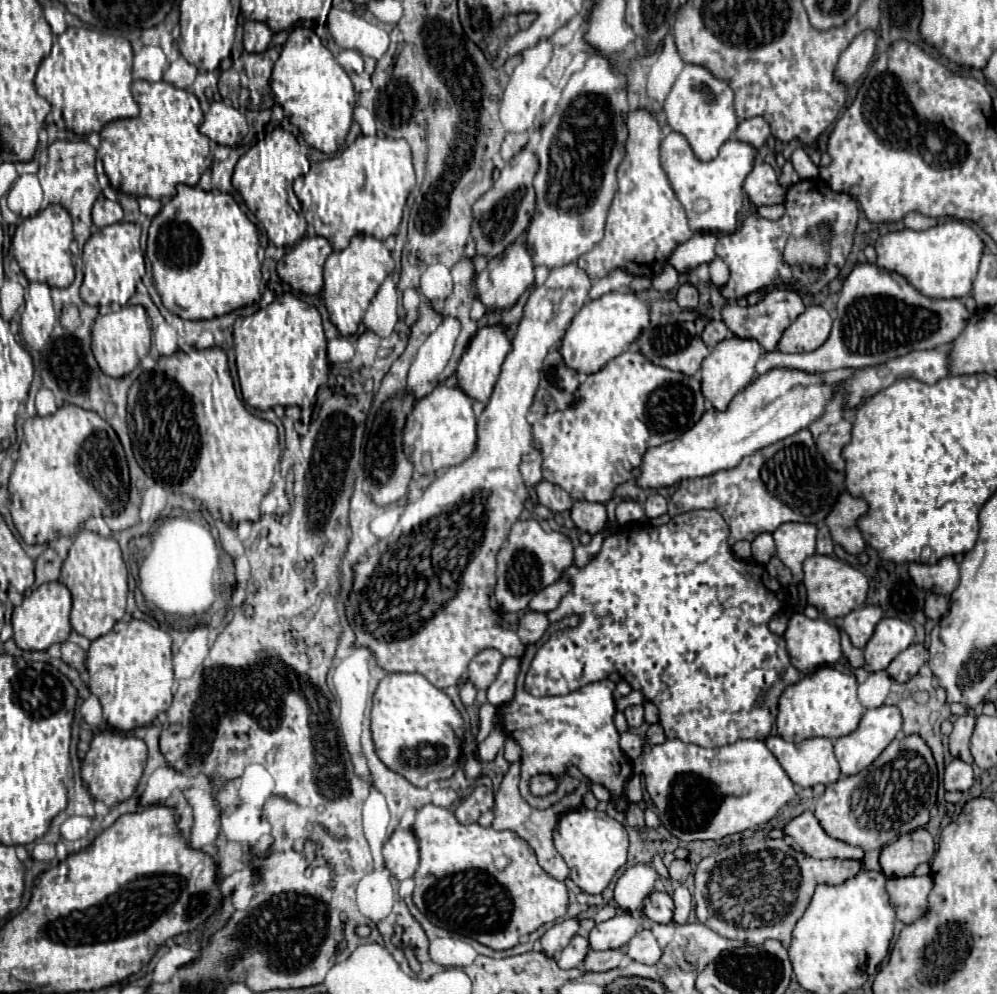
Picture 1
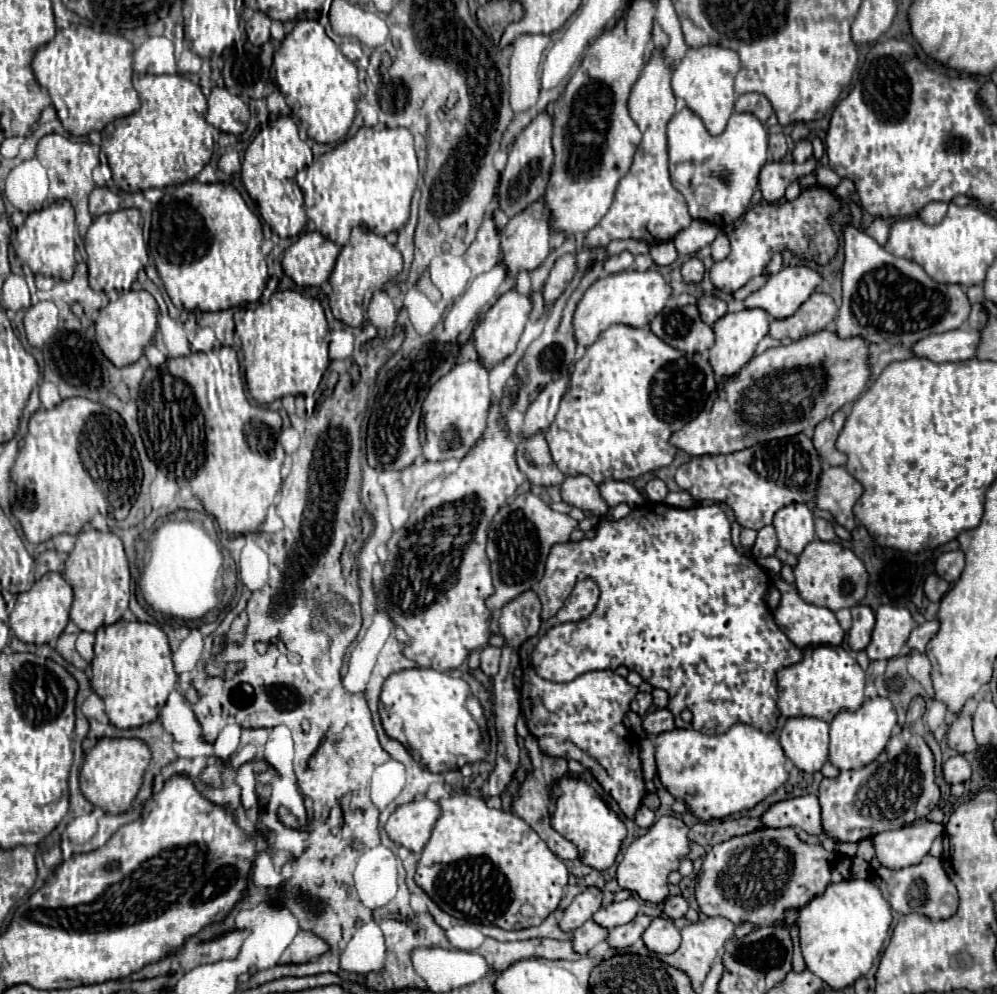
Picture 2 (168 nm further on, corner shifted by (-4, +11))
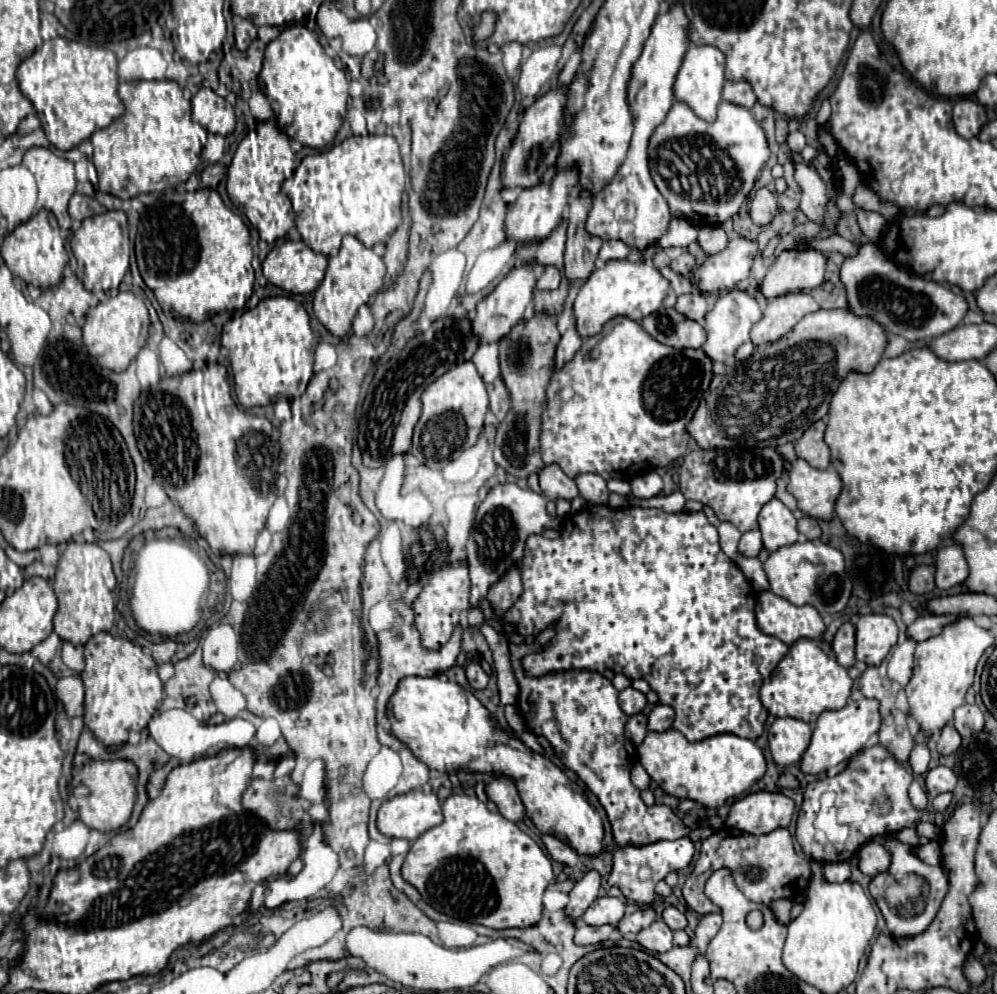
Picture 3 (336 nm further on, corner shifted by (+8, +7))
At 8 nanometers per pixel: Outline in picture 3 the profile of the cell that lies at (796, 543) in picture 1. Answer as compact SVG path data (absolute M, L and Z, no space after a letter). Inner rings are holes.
M777 498L763 506L759 514L759 530L763 534L763 546L769 552L779 550L781 546L795 544L799 540L797 520L793 512Z

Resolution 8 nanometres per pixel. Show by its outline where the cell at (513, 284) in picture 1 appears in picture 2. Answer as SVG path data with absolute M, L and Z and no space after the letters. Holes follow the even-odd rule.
M537 200L529 204L525 210L515 214L501 234L501 250L503 250L503 264L509 268L509 274L517 274L521 270L535 270L549 254L549 240L551 240L551 212L545 200Z

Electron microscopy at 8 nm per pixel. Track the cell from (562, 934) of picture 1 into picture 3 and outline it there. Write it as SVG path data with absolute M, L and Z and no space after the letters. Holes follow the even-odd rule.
M587 872L569 892L569 904L565 906L565 914L571 922L579 920L583 912L597 900L601 888L599 872Z

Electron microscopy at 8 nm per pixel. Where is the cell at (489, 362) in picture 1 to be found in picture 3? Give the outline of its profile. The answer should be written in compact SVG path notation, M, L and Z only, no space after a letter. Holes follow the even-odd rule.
M525 264L525 266L511 270L497 284L497 288L477 304L477 312L475 312L475 318L471 320L471 326L473 326L473 334L477 334L477 338L481 338L481 344L499 342L505 334L509 334L509 330L513 330L513 326L517 326L523 320L525 310L531 304L533 290L535 290L533 268L535 268L533 264Z

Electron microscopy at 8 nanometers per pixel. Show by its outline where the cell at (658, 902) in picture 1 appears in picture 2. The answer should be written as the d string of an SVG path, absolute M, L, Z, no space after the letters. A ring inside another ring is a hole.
M669 896L665 900L665 906L663 906L663 912L671 918L671 920L677 920L677 918L683 918L685 912L687 912L687 900L683 896Z

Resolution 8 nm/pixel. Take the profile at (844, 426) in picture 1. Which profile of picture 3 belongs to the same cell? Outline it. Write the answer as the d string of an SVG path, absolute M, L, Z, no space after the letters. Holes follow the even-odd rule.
M825 418L823 420L817 420L813 426L809 426L805 430L805 434L795 442L795 452L797 452L797 458L803 458L807 460L813 468L829 468L831 462L829 462L829 448L827 444L823 442L823 434L825 434Z

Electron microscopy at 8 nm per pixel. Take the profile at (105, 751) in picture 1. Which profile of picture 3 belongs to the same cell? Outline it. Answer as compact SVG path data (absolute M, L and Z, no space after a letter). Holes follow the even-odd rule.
M117 758L117 760L91 760L83 764L77 772L73 772L73 782L69 788L69 806L79 814L79 820L89 828L109 832L121 828L133 810L135 804L135 778L137 766L133 762Z

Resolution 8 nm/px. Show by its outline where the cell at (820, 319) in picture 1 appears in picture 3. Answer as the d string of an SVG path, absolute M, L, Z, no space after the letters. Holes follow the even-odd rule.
M805 292L785 294L773 298L763 308L763 318L751 328L751 340L755 346L773 342L785 336L805 314L817 312L819 304Z

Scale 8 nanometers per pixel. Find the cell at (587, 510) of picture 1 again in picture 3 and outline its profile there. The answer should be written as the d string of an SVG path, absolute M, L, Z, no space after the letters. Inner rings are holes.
M557 464L545 466L539 472L539 484L541 484L541 492L545 494L547 500L573 500L579 496L579 490L575 480L569 478Z

